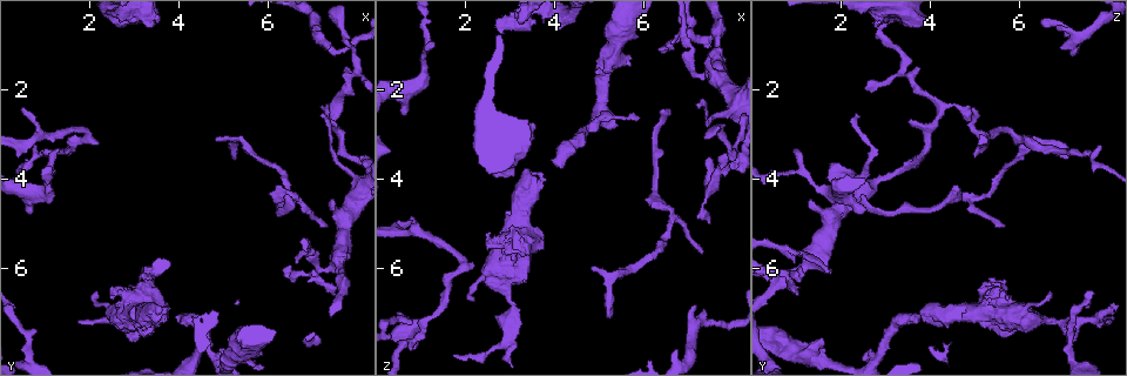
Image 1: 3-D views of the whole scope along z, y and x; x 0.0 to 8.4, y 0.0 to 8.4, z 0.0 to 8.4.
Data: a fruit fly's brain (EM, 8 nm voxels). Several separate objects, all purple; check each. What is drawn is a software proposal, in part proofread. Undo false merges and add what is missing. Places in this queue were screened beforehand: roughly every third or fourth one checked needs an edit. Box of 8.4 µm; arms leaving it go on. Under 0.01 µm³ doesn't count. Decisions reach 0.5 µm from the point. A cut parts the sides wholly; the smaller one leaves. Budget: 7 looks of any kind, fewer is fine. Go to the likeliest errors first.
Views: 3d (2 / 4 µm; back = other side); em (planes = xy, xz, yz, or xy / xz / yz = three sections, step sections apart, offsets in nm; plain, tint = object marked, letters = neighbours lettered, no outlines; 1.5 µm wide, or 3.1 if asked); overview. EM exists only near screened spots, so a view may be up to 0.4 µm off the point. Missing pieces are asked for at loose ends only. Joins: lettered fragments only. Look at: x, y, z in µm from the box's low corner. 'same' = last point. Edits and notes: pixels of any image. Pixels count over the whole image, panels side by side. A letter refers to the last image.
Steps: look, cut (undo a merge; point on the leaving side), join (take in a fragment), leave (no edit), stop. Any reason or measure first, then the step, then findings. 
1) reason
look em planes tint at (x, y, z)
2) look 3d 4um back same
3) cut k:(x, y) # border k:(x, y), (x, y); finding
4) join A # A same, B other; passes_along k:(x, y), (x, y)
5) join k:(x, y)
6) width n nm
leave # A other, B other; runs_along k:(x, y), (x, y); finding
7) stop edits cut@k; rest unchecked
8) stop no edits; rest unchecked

tapers out
look 3d 2um at (5.30, 3.50, 7.10)

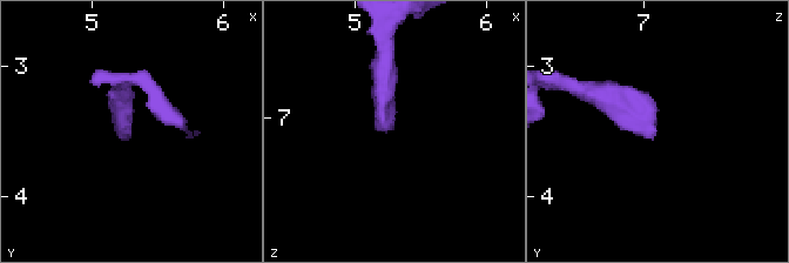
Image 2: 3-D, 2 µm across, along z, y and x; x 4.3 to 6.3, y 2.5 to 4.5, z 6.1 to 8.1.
shape alone is not enough
look em yz step 8 tint at (5.30, 3.54, 7.06)

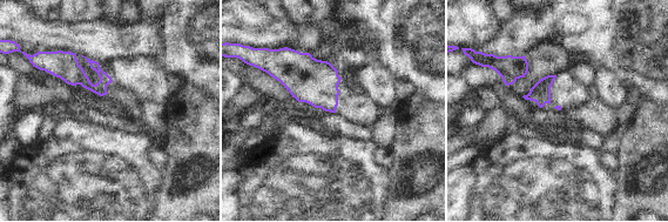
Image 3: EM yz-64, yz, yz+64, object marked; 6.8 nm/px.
look em planes letters same

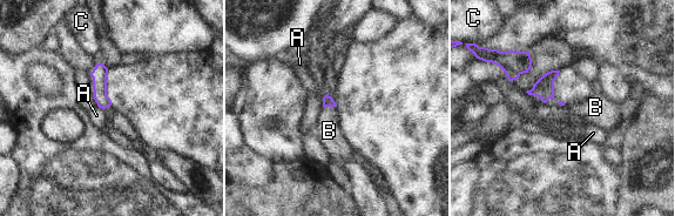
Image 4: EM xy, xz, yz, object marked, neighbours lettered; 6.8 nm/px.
join B # A other, B same, C other; passes_along 4:(328, 101), (330, 106), (329, 130); the cell continues

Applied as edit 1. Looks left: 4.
redraw
look overview

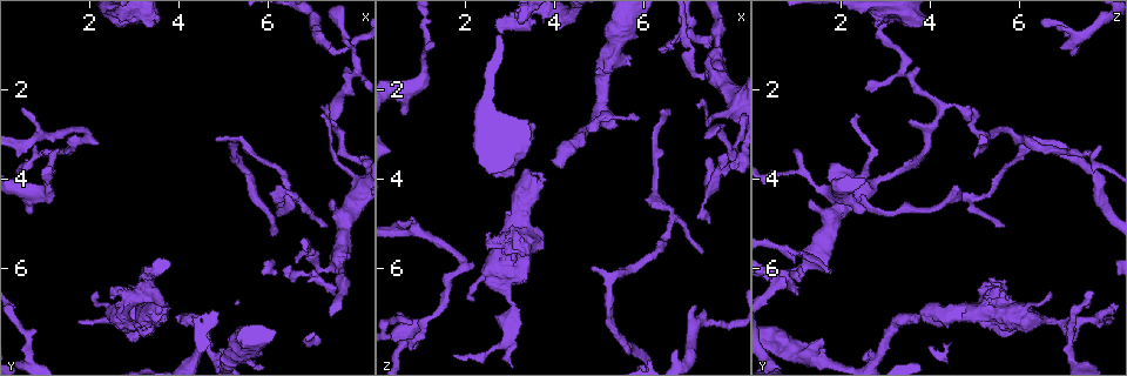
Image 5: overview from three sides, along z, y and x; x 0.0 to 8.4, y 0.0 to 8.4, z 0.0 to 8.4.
branch stops here
look em xy step 4 letters at (6.50, 5.90, 1.15)

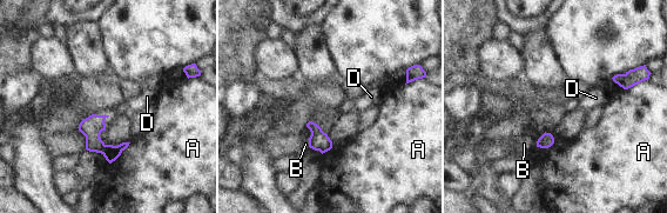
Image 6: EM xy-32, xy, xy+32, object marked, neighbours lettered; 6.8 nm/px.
longest_contact A 220 nm
cut 6:(91, 127) # A other, B other, D other; border 6:(107, 145), (102, 153); a second cell is stuck on

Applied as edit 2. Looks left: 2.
tapers out
look em xz step 4 letters at (7.25, 2.55, 2.50)

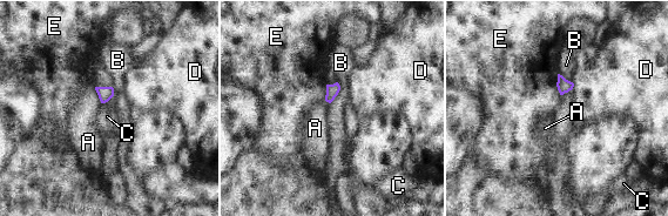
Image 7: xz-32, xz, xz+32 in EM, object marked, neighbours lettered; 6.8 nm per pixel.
leave # A other, B other, C other, D other, E other; no lettered fragment goes on from it

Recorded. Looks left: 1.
stop edits join@4, cut@6; rest unchecked

